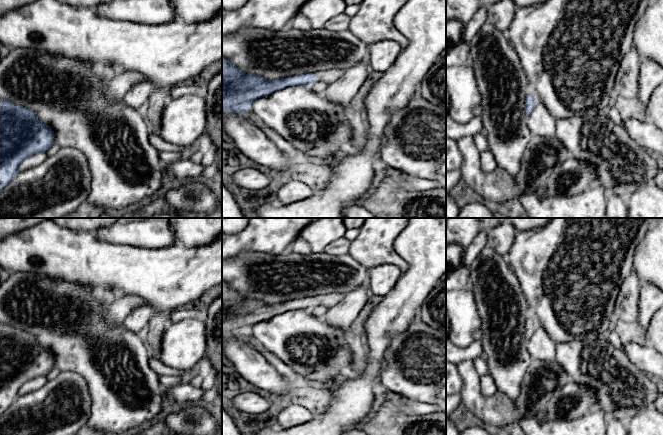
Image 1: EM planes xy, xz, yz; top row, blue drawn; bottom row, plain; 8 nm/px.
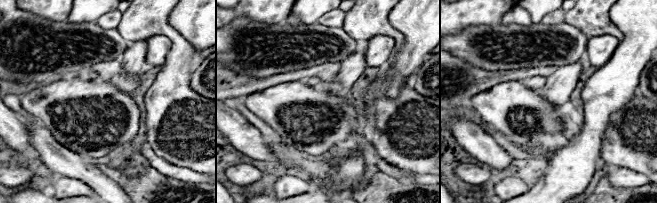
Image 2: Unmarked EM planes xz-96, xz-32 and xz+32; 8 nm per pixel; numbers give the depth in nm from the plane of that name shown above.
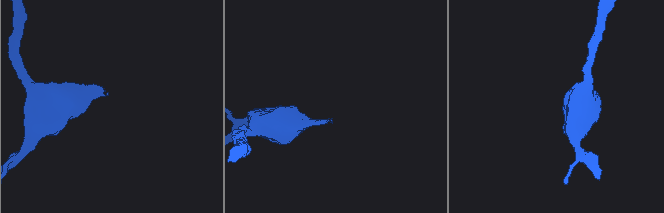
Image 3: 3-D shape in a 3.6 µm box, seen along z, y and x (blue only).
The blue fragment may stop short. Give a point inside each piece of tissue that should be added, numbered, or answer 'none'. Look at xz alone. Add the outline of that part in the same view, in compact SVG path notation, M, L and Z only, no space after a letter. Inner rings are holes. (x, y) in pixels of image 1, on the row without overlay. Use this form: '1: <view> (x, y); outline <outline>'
1: xz (329, 300); outline M331 293L327 295L317 296L316 304L318 306L324 306L326 308L332 308L337 305L339 301L344 297L341 293Z

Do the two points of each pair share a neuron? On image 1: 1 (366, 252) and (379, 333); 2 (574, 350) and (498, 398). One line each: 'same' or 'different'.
1: different
2: different

